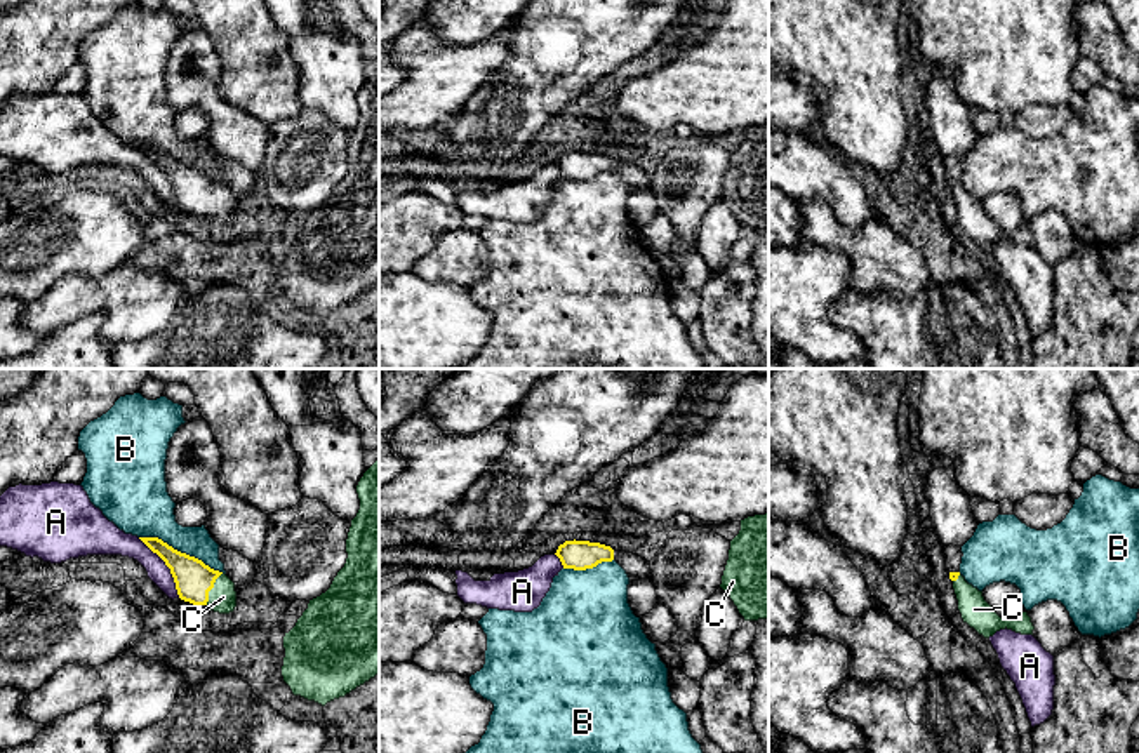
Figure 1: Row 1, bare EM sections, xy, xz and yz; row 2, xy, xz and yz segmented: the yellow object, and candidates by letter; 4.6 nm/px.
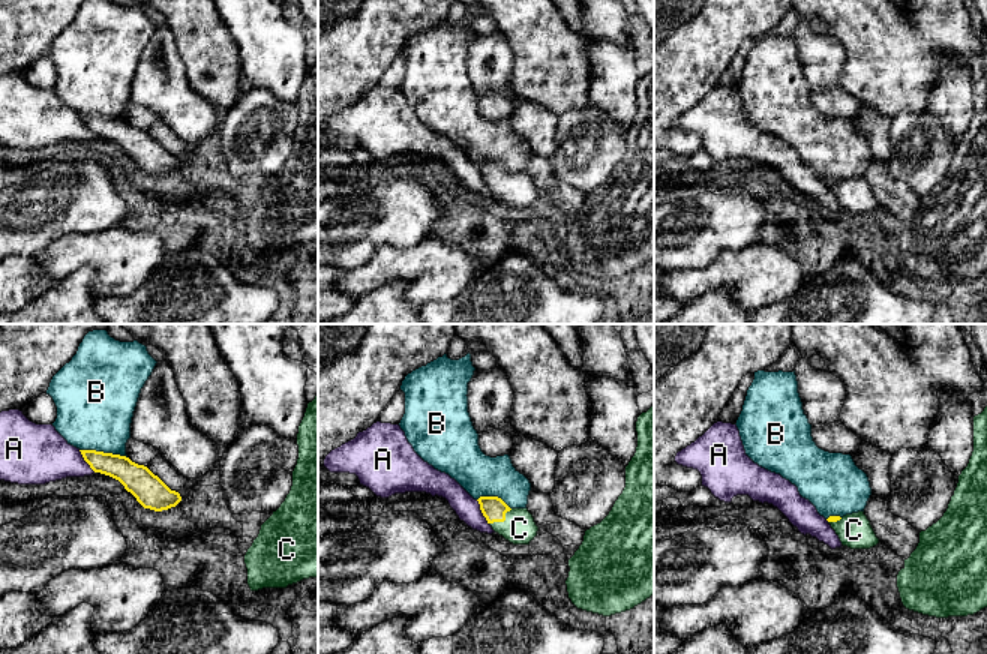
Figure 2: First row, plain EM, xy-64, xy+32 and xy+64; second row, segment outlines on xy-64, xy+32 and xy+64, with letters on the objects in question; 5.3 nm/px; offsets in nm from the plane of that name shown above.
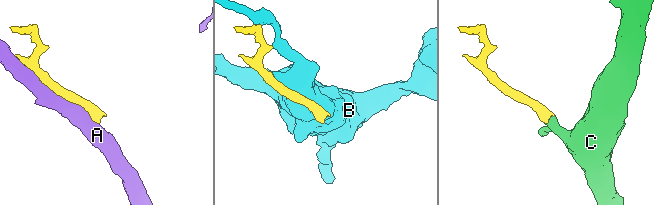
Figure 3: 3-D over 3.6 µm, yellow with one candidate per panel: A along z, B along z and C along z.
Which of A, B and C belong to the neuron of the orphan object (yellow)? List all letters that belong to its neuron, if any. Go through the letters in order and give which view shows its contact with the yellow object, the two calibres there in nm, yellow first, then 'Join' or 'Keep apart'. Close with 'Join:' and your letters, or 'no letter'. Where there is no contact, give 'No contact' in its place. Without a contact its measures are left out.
A: Touches yellow in xy. Thickness 180 nm (yellow) against 110 nm. Keep apart
B: Touches yellow in xy. Thickness 180 nm (yellow) against 260 nm. Keep apart
C: Touches yellow in xy. Thickness 180 nm (yellow) against 130 nm. Join
Join: C

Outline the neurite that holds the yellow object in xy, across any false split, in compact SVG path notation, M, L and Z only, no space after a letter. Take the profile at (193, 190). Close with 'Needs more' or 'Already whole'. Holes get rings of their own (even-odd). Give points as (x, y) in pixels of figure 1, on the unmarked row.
M158 148L139 150L170 179L181 210L193 216L205 216L219 224L235 221L235 193L226 184L210 179L195 167L174 160Z. Needs more

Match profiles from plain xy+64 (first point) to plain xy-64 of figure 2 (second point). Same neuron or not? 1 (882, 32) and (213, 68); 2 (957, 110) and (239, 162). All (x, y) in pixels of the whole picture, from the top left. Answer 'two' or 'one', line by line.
1: one
2: two

